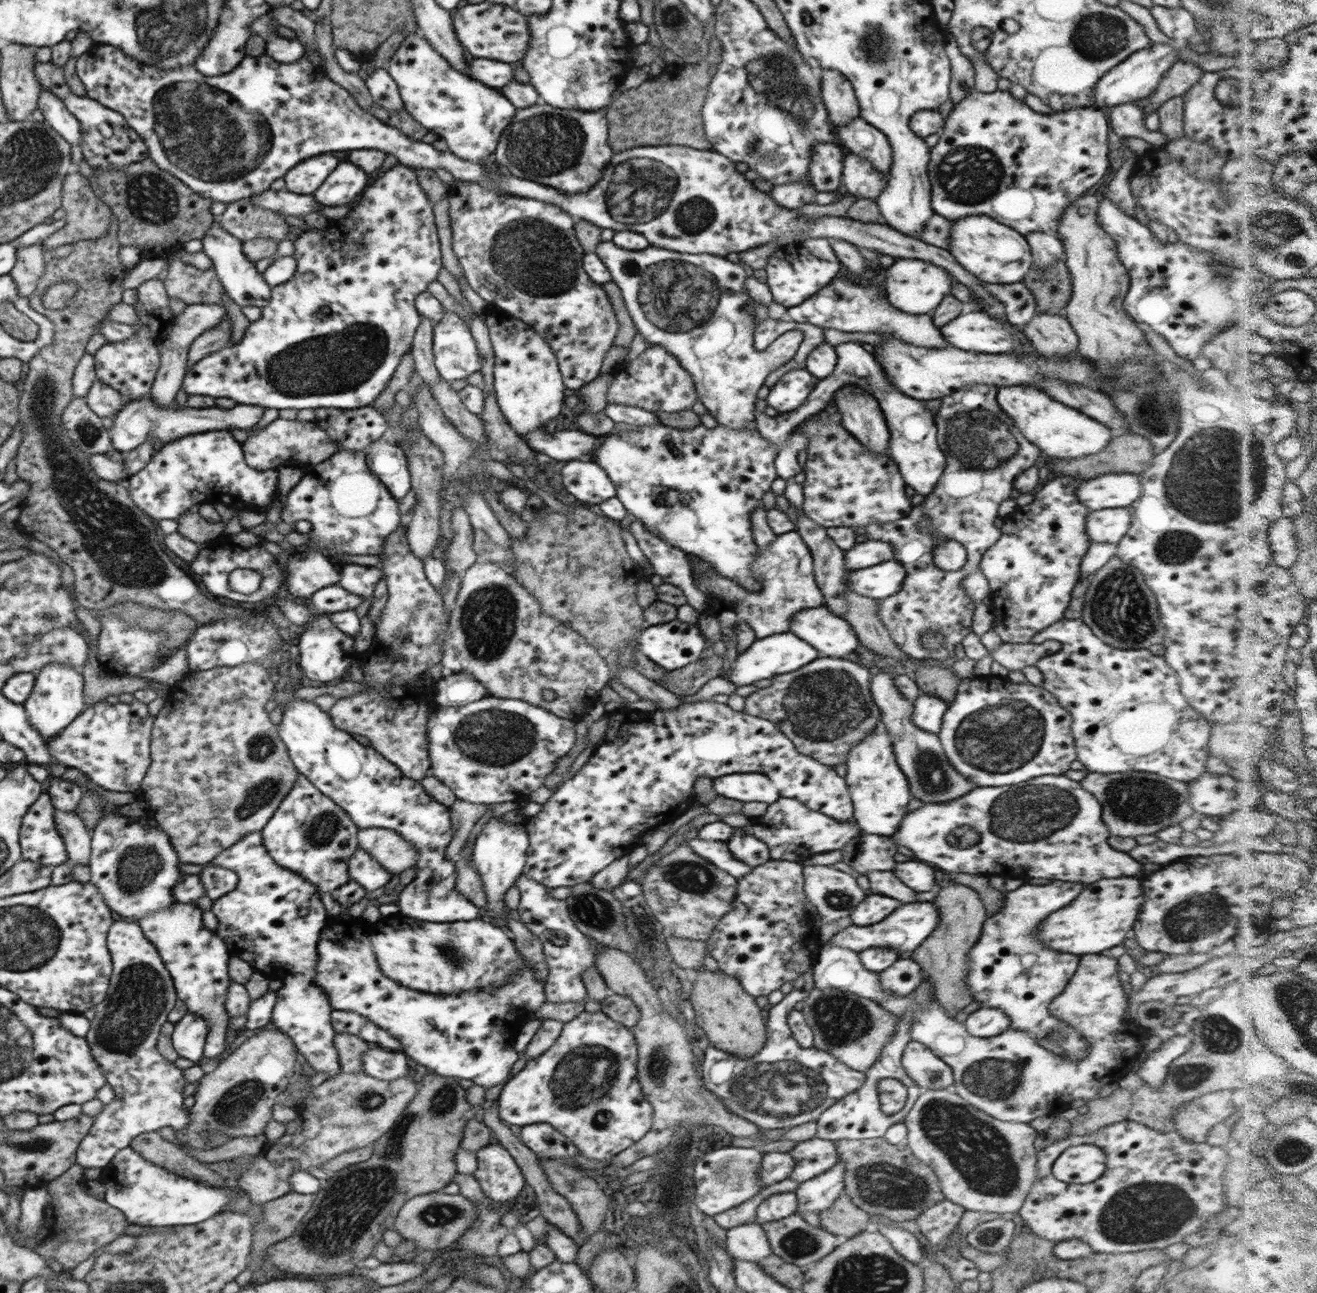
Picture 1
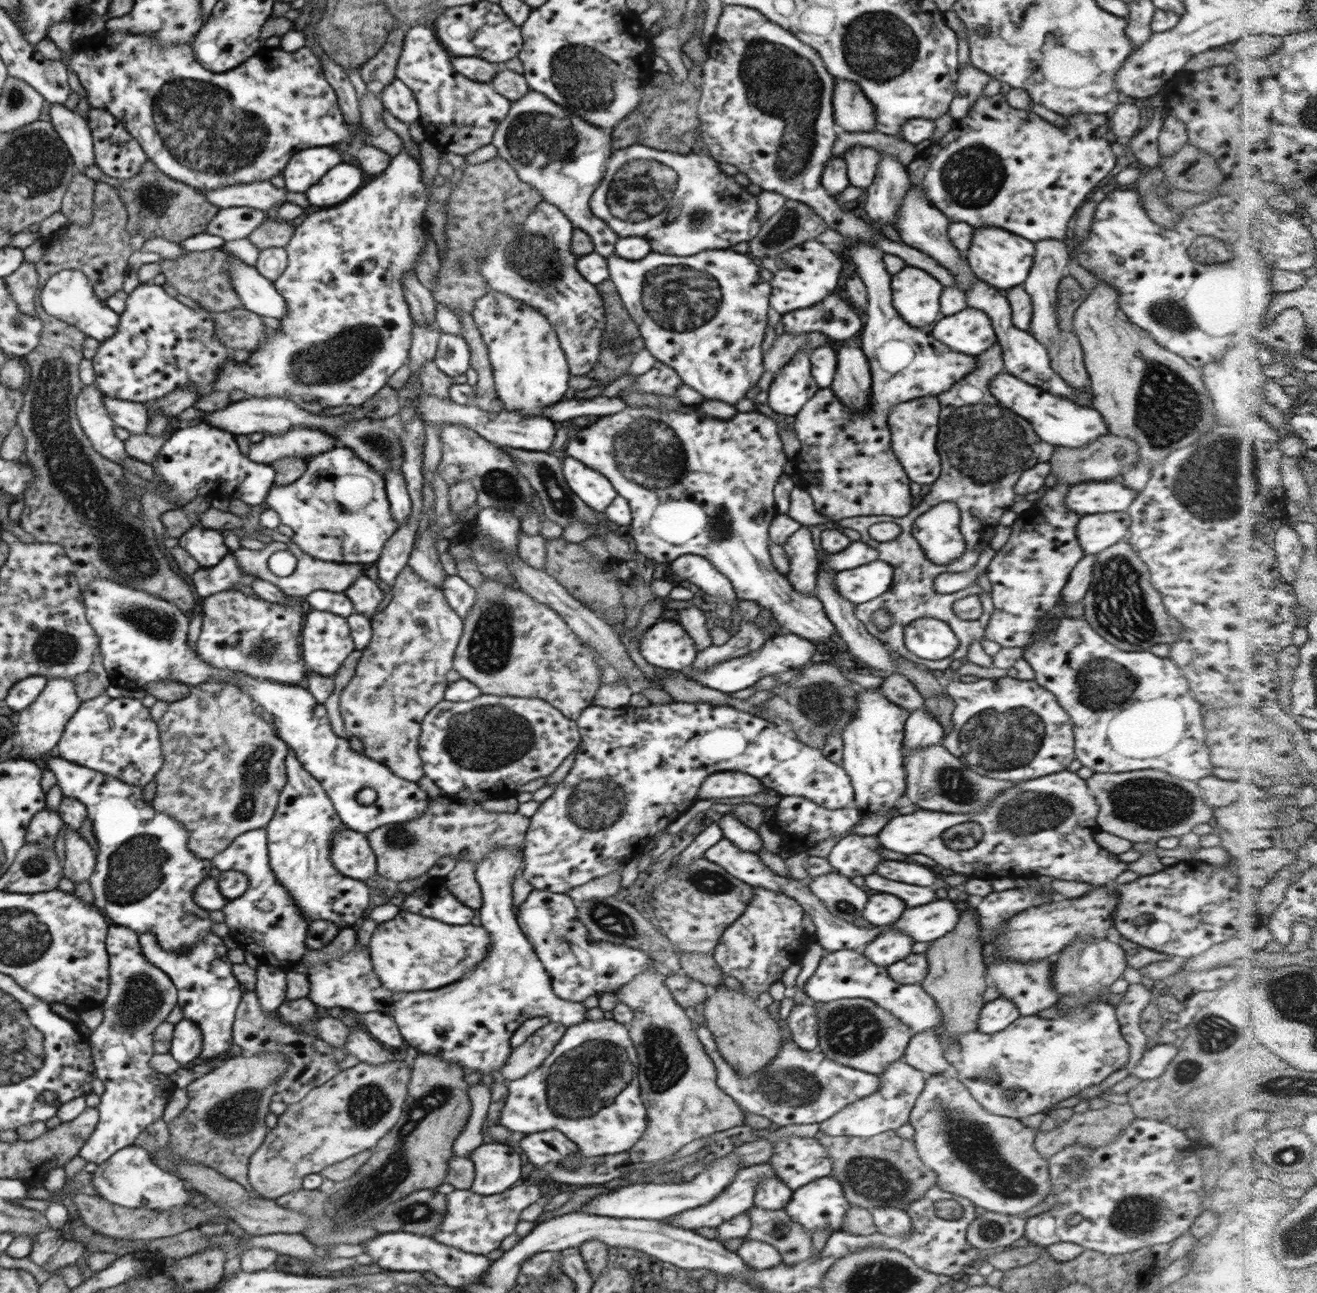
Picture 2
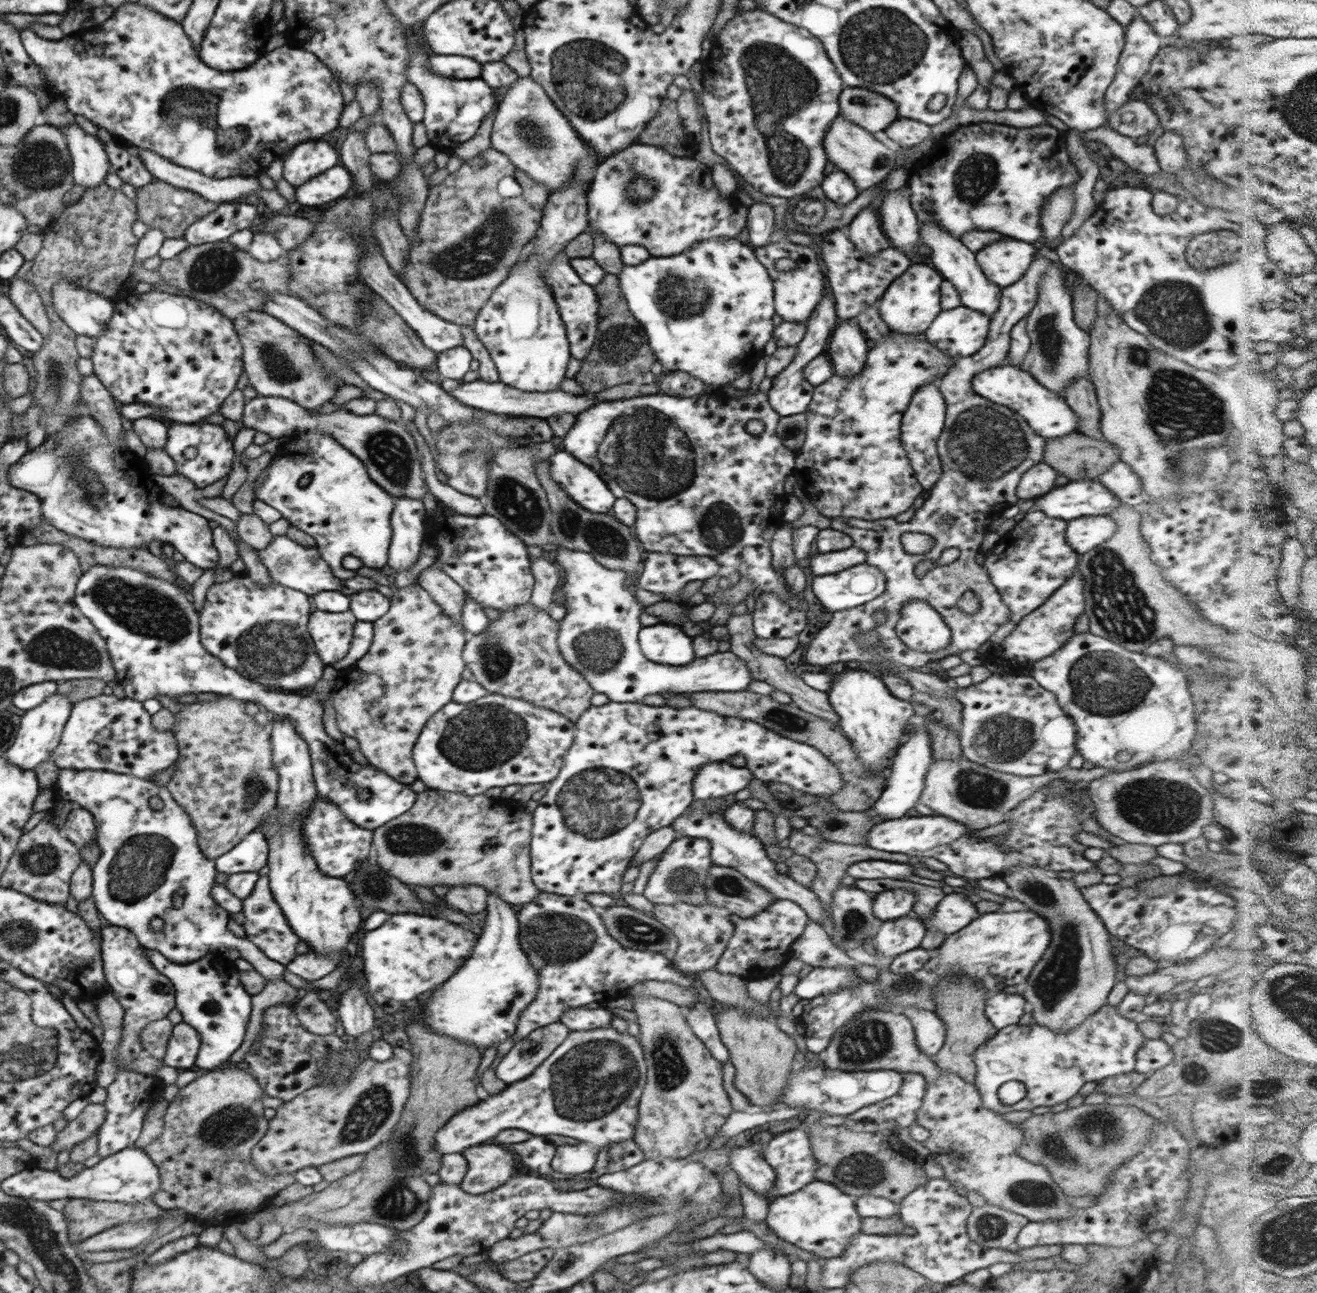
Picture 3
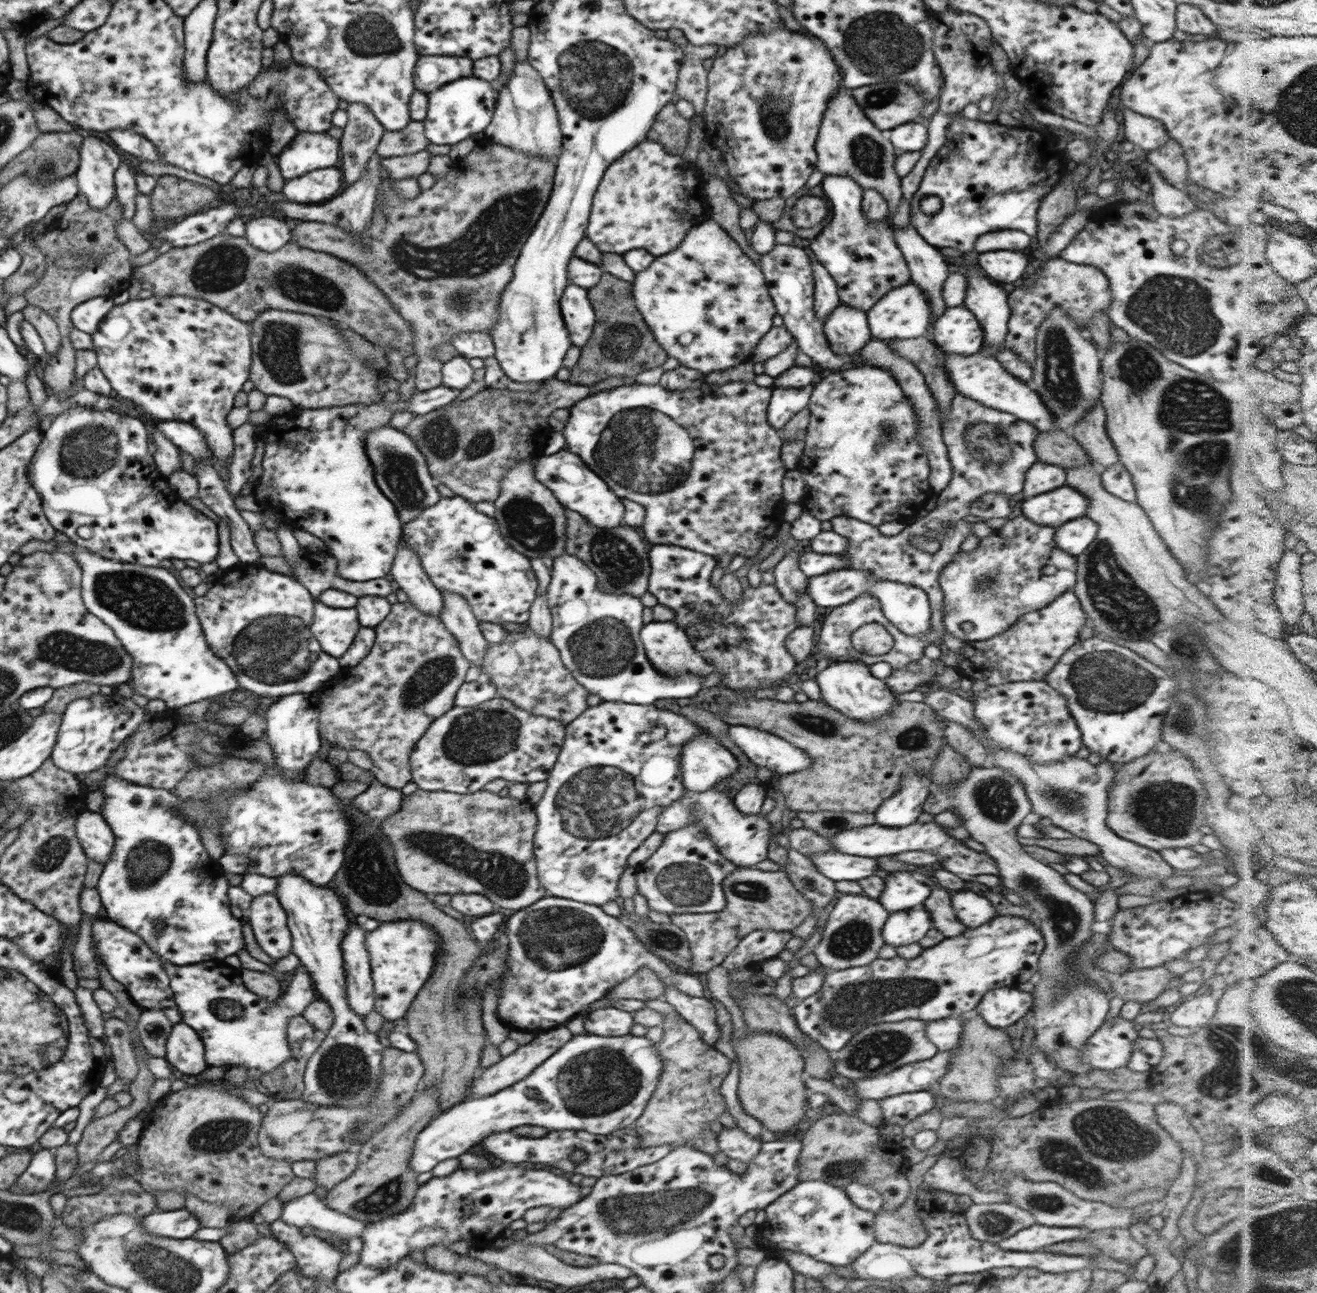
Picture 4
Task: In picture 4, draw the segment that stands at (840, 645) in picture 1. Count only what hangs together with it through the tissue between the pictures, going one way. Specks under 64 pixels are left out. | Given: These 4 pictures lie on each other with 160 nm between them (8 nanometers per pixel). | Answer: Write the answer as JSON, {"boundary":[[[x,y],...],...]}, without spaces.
{"boundary":[[[732,381],[724,385],[709,383],[698,388],[686,390],[666,390],[659,384],[643,385],[634,383],[630,386],[619,386],[590,394],[569,408],[568,423],[563,429],[564,448],[578,455],[587,467],[607,482],[612,492],[622,500],[632,500],[646,510],[647,522],[642,526],[649,545],[675,545],[684,549],[718,557],[719,554],[730,554],[731,557],[742,556],[749,559],[756,556],[760,548],[773,538],[784,521],[786,506],[783,504],[783,480],[787,473],[781,459],[781,448],[784,440],[780,432],[771,427],[767,421],[767,408],[771,399],[772,388],[760,387],[750,381]]]}

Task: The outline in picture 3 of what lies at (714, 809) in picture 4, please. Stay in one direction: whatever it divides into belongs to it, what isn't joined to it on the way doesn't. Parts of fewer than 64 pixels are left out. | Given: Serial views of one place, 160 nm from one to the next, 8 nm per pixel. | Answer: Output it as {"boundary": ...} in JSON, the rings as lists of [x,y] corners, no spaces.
{"boundary":[[[702,803],[696,811],[685,810],[675,821],[671,824],[672,828],[687,825],[687,831],[691,835],[698,838],[705,838],[711,842],[710,858],[714,865],[734,868],[744,875],[746,878],[753,880],[756,884],[764,887],[776,899],[791,900],[800,905],[800,908],[805,910],[805,913],[812,921],[819,922],[825,930],[832,936],[832,922],[829,917],[830,912],[825,909],[822,901],[818,895],[807,886],[796,882],[790,878],[788,874],[781,874],[776,871],[775,862],[768,858],[767,850],[763,842],[752,832],[740,832],[732,828],[719,813],[704,813],[702,811]]]}

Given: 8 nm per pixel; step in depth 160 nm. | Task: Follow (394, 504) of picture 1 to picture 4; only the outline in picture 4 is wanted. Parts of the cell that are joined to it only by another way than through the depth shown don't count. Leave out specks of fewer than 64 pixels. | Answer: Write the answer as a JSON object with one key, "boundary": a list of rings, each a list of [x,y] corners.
{"boundary":[[[440,385],[430,390],[416,391],[410,399],[388,405],[378,402],[370,405],[359,403],[359,407],[357,403],[318,409],[300,408],[300,411],[295,408],[296,413],[289,414],[285,424],[268,427],[256,434],[256,442],[262,439],[266,444],[262,458],[262,476],[254,487],[258,504],[264,510],[280,515],[280,520],[290,528],[301,529],[322,540],[327,548],[326,553],[338,561],[340,577],[357,582],[386,577],[391,573],[392,562],[396,558],[403,524],[396,514],[394,504],[376,484],[374,467],[365,450],[365,436],[371,430],[388,425],[392,414],[397,410],[417,415],[428,414],[451,404],[459,394],[459,390]]]}

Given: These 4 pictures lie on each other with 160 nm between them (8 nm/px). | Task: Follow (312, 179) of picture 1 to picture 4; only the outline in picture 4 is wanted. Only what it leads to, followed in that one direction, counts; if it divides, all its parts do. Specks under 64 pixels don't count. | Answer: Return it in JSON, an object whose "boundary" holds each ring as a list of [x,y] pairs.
{"boundary":[[[299,132],[277,157],[278,167],[285,180],[298,178],[319,169],[340,163],[340,140],[327,132]]]}

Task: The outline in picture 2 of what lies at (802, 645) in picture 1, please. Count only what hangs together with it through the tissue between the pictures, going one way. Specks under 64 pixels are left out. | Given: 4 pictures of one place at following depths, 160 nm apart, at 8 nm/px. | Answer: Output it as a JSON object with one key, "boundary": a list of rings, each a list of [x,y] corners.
{"boundary":[[[786,633],[782,636],[768,638],[764,648],[760,648],[759,651],[728,659],[724,662],[718,662],[714,666],[709,666],[706,670],[693,670],[686,676],[702,686],[707,686],[709,689],[719,690],[721,693],[734,693],[751,687],[766,675],[770,676],[771,674],[778,674],[778,672],[805,667],[810,664],[814,652],[816,652],[814,643],[799,638],[793,633]]]}

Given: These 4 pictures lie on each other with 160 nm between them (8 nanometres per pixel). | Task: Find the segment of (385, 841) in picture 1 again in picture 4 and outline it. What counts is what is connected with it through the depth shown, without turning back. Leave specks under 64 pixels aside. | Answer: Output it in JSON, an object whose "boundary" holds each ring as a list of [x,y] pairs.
{"boundary":[[[417,789],[414,794],[404,795],[401,809],[394,814],[389,814],[388,818],[383,820],[381,829],[393,848],[395,863],[400,876],[402,876],[402,880],[413,889],[416,888],[416,890],[430,897],[436,894],[483,894],[488,900],[491,900],[494,904],[498,904],[498,906],[502,908],[519,911],[538,902],[541,898],[548,896],[547,890],[540,884],[537,875],[536,859],[533,849],[533,838],[537,831],[536,823],[537,814],[535,805],[529,803],[528,800],[510,798],[509,796],[500,797],[498,793],[492,793],[484,789],[472,794]]]}

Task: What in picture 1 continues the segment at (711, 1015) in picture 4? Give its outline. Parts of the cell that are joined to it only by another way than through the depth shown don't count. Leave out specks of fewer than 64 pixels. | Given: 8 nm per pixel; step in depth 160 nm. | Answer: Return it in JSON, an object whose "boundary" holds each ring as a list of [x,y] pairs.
{"boundary":[[[812,970],[796,979],[793,985],[792,992],[766,1013],[768,1040],[760,1054],[752,1058],[738,1058],[709,1047],[701,1065],[705,1086],[720,1099],[721,1104],[764,1131],[789,1130],[807,1122],[817,1122],[824,1110],[861,1087],[867,1079],[866,1073],[842,1064],[832,1054],[798,1045],[787,1024],[788,1014],[815,988]]]}

